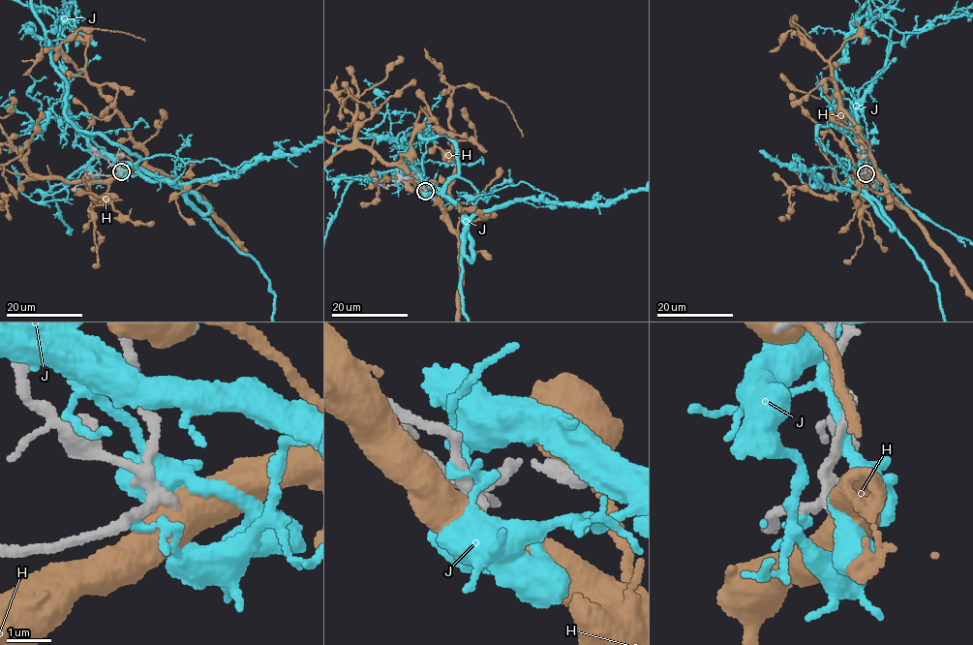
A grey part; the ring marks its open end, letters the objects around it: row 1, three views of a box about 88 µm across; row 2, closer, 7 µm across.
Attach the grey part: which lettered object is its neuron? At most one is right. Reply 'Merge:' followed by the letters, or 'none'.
Merge: none

